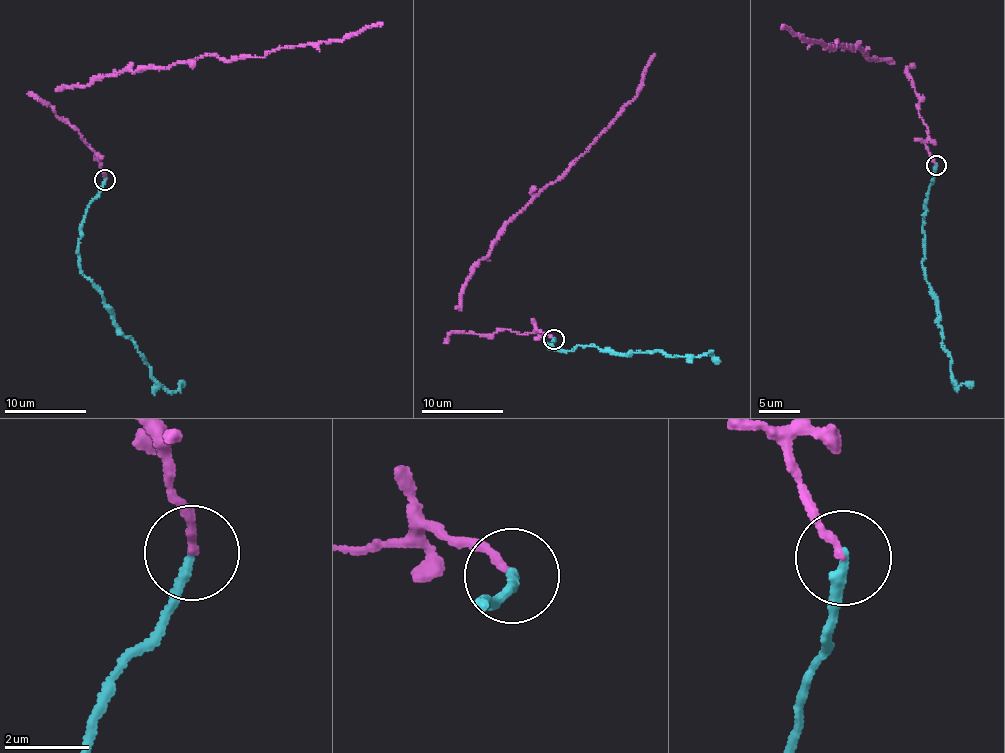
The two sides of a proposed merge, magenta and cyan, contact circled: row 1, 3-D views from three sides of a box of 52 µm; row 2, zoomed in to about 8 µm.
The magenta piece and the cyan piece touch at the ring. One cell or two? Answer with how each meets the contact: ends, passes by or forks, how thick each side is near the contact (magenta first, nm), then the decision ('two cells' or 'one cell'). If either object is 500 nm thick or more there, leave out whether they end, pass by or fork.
magenta ends | cyan ends | 160/240 nm | one cell

